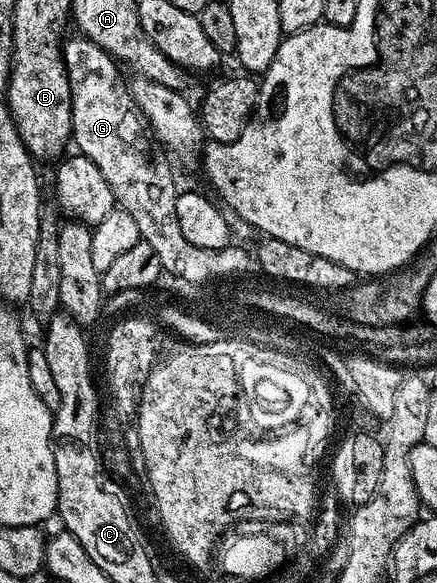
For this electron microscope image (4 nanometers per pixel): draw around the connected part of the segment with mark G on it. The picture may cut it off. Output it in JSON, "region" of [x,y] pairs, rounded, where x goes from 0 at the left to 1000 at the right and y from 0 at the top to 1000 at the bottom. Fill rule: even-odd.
{"region":[[[169,58],[169,63],[153,67],[142,77],[142,98],[151,101],[151,125],[156,127],[156,141],[160,142],[160,173],[165,175],[165,223],[169,232],[165,235],[165,247],[185,266],[199,268],[211,278],[220,278],[220,285],[229,285],[229,298],[238,298],[238,305],[247,305],[247,319],[256,319],[256,333],[261,334],[261,346],[268,355],[293,360],[293,367],[302,367],[302,376],[311,379],[311,388],[320,395],[325,403],[323,412],[339,415],[339,422],[348,422],[348,429],[357,429],[357,443],[366,443],[366,456],[373,468],[387,470],[403,479],[421,479],[423,484],[444,485],[451,489],[478,489],[483,484],[508,484],[519,477],[545,477],[551,467],[563,467],[577,460],[577,439],[561,432],[554,425],[535,425],[538,422],[519,422],[506,425],[501,432],[494,429],[458,429],[458,422],[439,422],[439,415],[430,415],[430,408],[421,408],[421,400],[412,396],[412,381],[403,381],[403,340],[412,328],[410,317],[398,317],[398,295],[389,290],[389,281],[378,274],[382,269],[373,266],[359,252],[343,254],[348,249],[346,235],[339,232],[336,221],[330,218],[330,201],[323,192],[316,190],[314,178],[307,177],[307,170],[297,166],[293,156],[291,139],[279,139],[279,130],[272,111],[265,108],[259,96],[252,96],[229,79],[220,79],[220,72],[204,69],[199,62],[185,58]]]}

